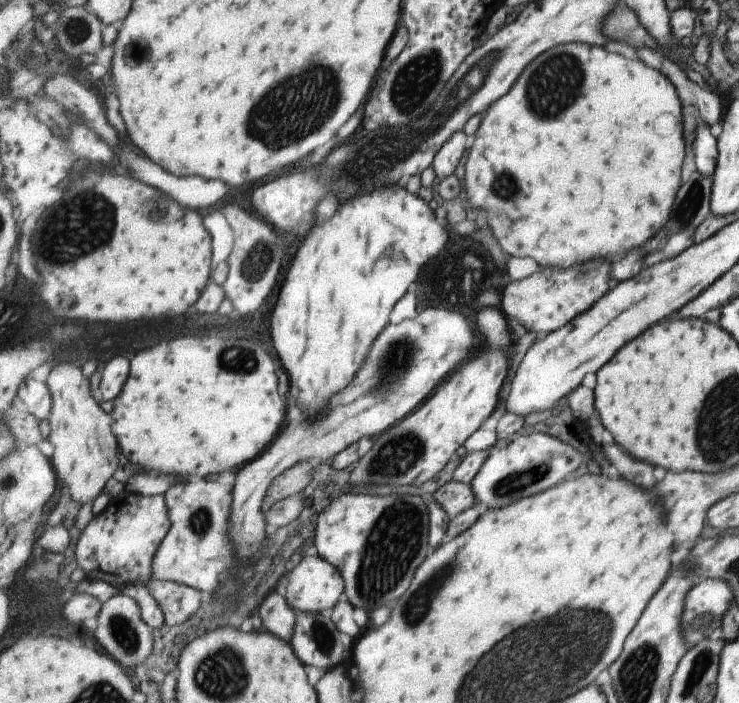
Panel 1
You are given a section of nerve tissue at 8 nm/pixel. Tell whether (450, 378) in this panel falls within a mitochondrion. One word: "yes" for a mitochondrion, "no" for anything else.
no

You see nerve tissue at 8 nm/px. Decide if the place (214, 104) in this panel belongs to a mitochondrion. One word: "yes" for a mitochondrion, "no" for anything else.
no

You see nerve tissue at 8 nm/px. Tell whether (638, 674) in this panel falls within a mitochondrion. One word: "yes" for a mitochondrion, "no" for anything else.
yes

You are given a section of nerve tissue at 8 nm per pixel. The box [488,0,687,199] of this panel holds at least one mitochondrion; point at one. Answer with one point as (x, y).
(554, 85)

